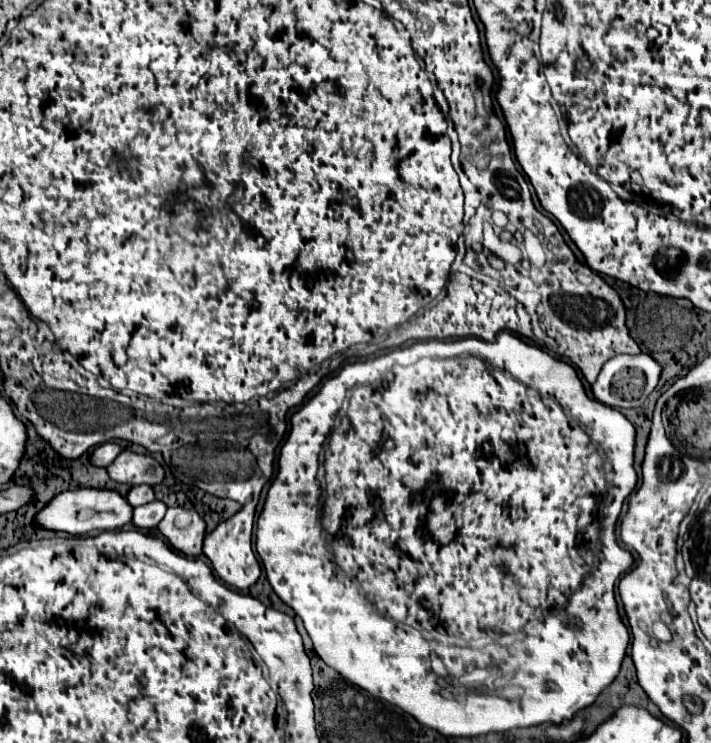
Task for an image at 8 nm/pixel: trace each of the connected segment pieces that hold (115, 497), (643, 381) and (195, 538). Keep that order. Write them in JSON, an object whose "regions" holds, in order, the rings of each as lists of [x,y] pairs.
{"regions":[[[[74,489],[64,491],[56,495],[50,503],[42,507],[42,511],[36,513],[34,525],[48,529],[48,531],[64,531],[70,535],[84,535],[88,531],[114,531],[130,523],[132,507],[124,497],[120,497],[116,491],[108,489]]],[[[646,353],[638,355],[616,355],[602,367],[596,383],[592,385],[592,395],[596,401],[612,407],[612,409],[634,409],[642,407],[642,401],[648,397],[648,393],[654,391],[658,385],[662,367]]],[[[182,507],[168,509],[164,519],[158,523],[158,531],[168,539],[168,543],[188,555],[200,557],[202,555],[202,539],[204,539],[204,521],[196,511],[188,511]]]]}

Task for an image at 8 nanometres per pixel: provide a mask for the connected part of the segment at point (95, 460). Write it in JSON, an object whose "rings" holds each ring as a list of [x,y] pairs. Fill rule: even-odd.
{"rings":[[[104,443],[104,445],[98,445],[90,457],[90,463],[94,467],[108,467],[116,455],[120,453],[120,447],[116,443]]]}

